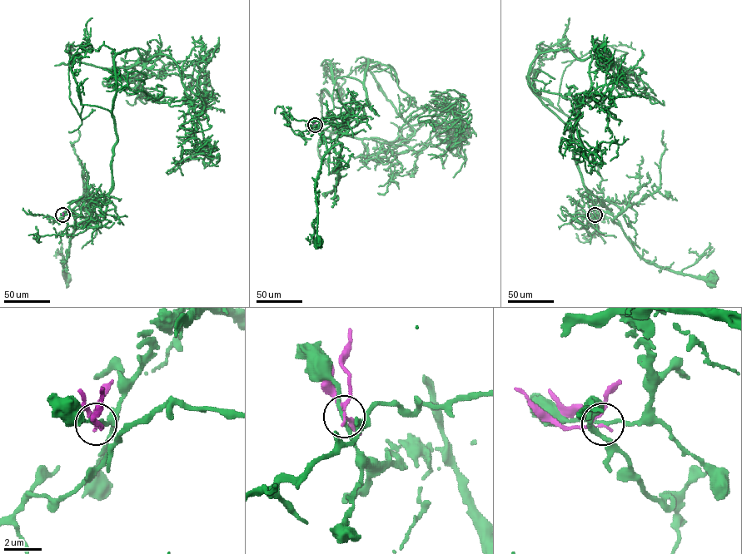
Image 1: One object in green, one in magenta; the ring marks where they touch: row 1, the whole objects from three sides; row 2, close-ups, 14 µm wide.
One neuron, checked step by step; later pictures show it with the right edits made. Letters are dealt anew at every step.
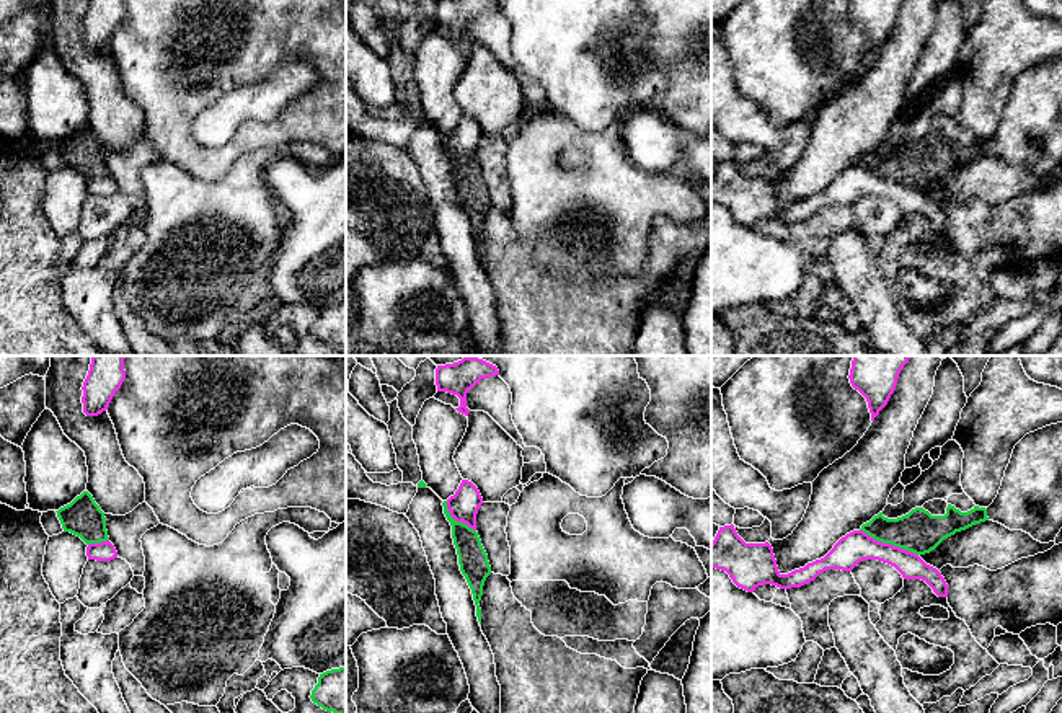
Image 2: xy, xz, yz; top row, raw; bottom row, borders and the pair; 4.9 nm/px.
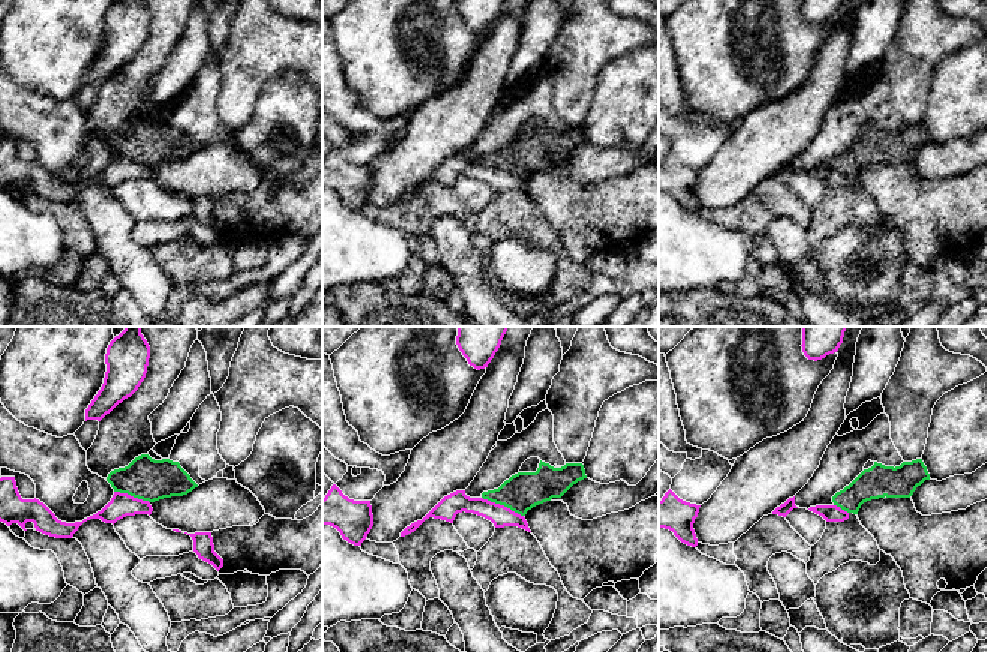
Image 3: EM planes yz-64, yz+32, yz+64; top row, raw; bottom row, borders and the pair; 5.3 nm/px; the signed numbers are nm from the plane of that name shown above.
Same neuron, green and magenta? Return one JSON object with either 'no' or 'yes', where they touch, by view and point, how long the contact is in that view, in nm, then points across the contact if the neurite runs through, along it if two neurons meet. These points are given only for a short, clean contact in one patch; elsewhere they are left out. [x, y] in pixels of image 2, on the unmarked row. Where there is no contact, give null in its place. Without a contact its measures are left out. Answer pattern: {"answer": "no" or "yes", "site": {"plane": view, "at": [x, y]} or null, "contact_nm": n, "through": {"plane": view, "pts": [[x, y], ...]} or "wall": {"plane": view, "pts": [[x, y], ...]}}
{"answer": "no", "site": {"plane": "yz", "at": [889, 177]}, "contact_nm": 320}

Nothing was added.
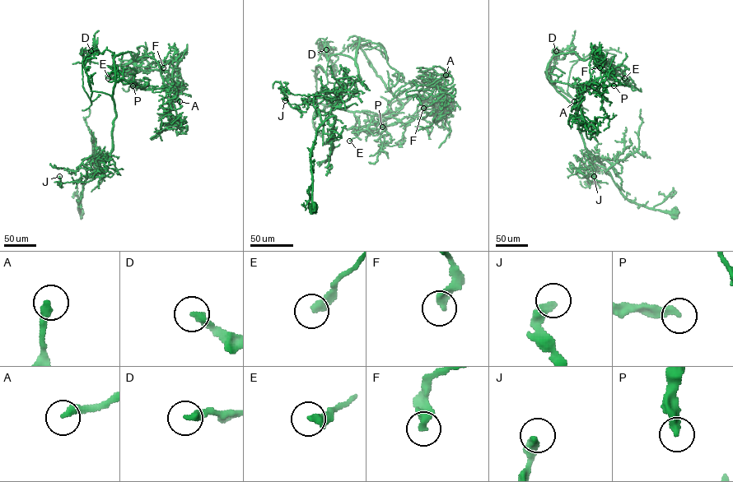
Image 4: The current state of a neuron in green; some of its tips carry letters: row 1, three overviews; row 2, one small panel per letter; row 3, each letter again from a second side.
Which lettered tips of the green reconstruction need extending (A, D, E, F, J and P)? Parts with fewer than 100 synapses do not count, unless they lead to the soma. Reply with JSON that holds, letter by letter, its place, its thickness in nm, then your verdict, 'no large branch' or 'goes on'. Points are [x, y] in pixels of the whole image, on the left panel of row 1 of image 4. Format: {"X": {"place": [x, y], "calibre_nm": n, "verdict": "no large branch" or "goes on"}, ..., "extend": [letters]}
{"A": {"place": [179, 101], "calibre_nm": 320, "verdict": "no large branch"}, "D": {"place": [91, 51], "calibre_nm": 280, "verdict": "no large branch"}, "E": {"place": [108, 78], "calibre_nm": 320, "verdict": "no large branch"}, "F": {"place": [163, 67], "calibre_nm": 400, "verdict": "no large branch"}, "J": {"place": [59, 176], "calibre_nm": 360, "verdict": "no large branch"}, "P": {"place": [133, 85], "calibre_nm": 360, "verdict": "no large branch"}, "extend": []}

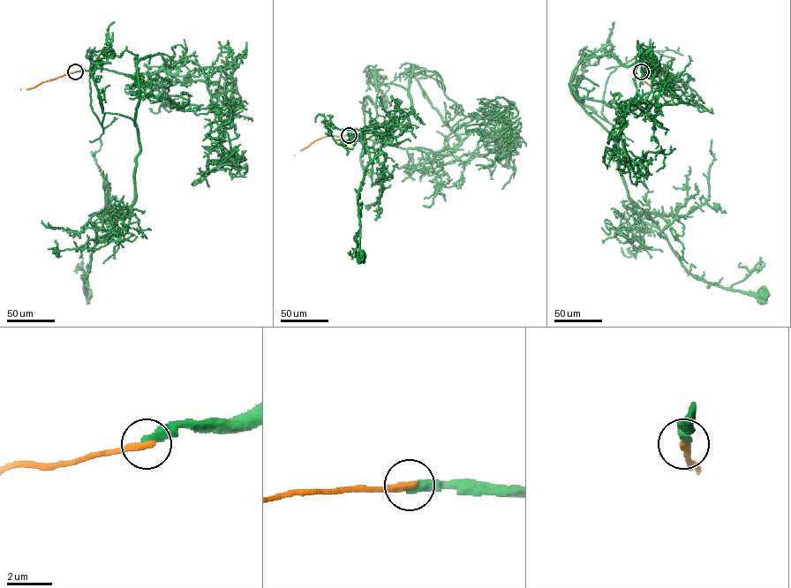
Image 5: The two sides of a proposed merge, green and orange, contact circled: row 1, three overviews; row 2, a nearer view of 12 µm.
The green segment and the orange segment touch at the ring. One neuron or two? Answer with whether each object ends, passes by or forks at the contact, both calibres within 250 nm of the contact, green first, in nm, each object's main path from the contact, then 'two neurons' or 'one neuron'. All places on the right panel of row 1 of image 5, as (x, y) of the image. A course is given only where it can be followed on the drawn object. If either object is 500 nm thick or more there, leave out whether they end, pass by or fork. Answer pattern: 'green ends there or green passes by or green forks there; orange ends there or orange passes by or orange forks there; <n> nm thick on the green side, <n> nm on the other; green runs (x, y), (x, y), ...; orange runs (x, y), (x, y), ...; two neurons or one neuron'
green ends there; orange ends there; 460 nm thick on the green side, 360 nm on the other; green runs (641, 71), (662, 71), (584, 58), (570, 91), (685, 269), (762, 295); orange runs (641, 71), (644, 81), (661, 89); two neurons

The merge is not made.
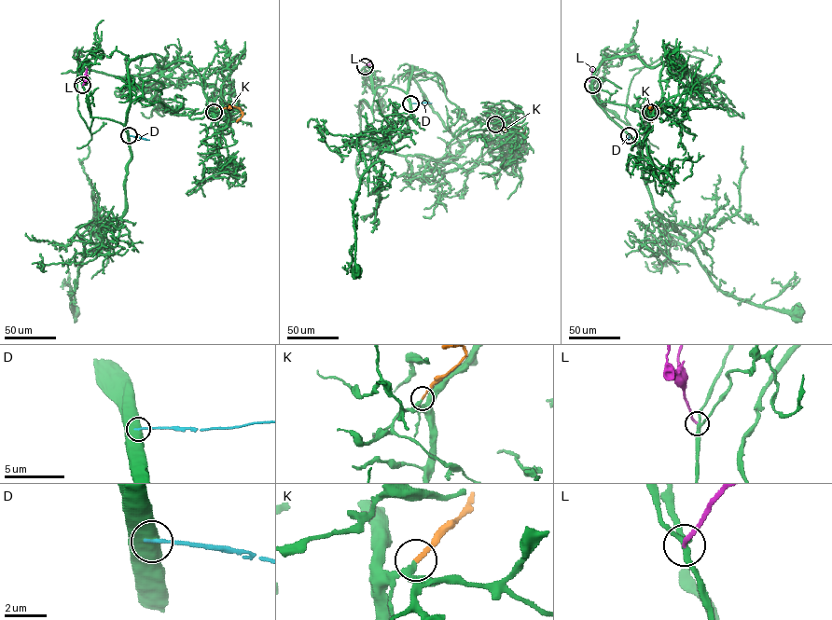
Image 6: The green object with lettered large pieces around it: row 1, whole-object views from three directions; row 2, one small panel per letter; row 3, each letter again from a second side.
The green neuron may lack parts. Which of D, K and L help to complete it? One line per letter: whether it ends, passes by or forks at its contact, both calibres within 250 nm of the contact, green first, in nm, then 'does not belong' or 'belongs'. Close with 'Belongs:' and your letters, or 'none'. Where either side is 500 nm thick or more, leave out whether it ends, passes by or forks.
D: 750 nm thick on the green side, 160 nm on the other; does not belong
K: it ends there; 200 nm thick on the green side, 200 nm on the other; does not belong
L: it ends there; 240 nm thick on the green side, 190 nm on the other; does not belong
Belongs: none

